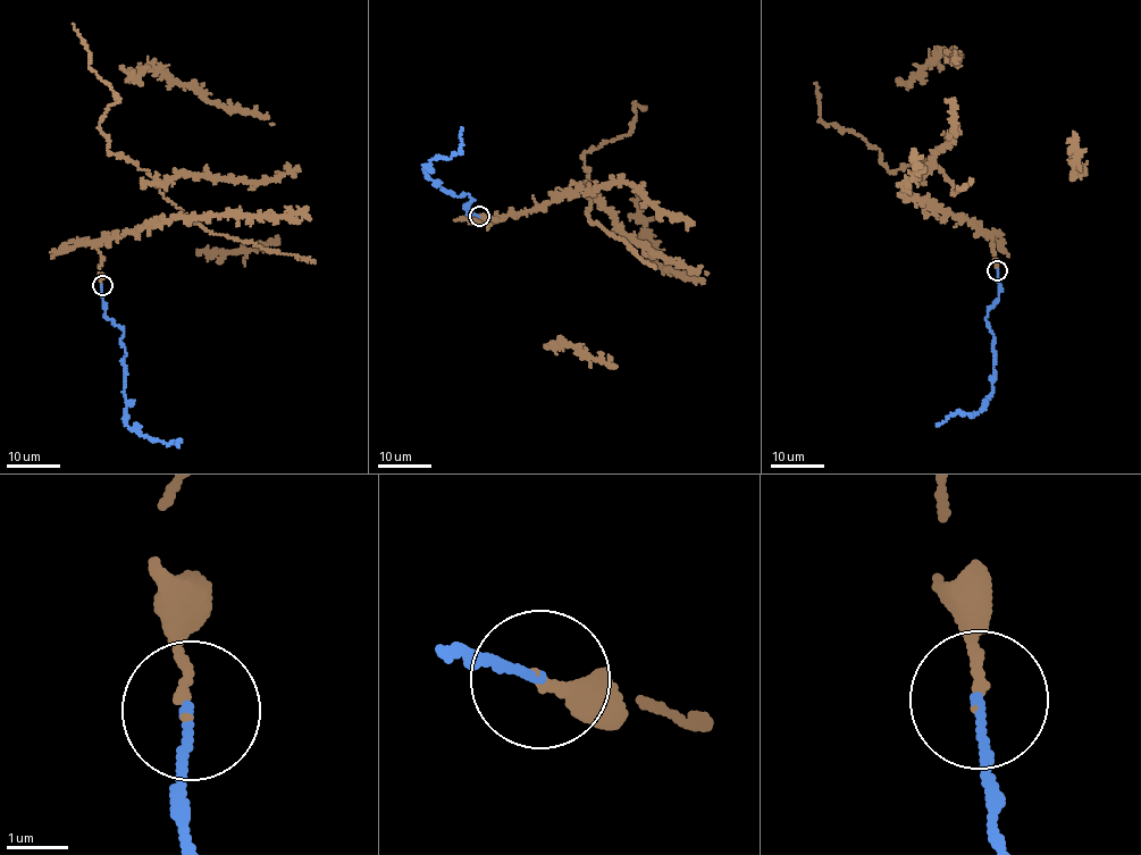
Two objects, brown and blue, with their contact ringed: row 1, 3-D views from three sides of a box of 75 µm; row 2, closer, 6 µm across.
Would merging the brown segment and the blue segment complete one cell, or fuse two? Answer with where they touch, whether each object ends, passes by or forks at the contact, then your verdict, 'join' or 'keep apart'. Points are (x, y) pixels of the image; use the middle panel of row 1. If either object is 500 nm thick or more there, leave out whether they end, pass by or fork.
place (479, 216); brown ends; blue ends; join

